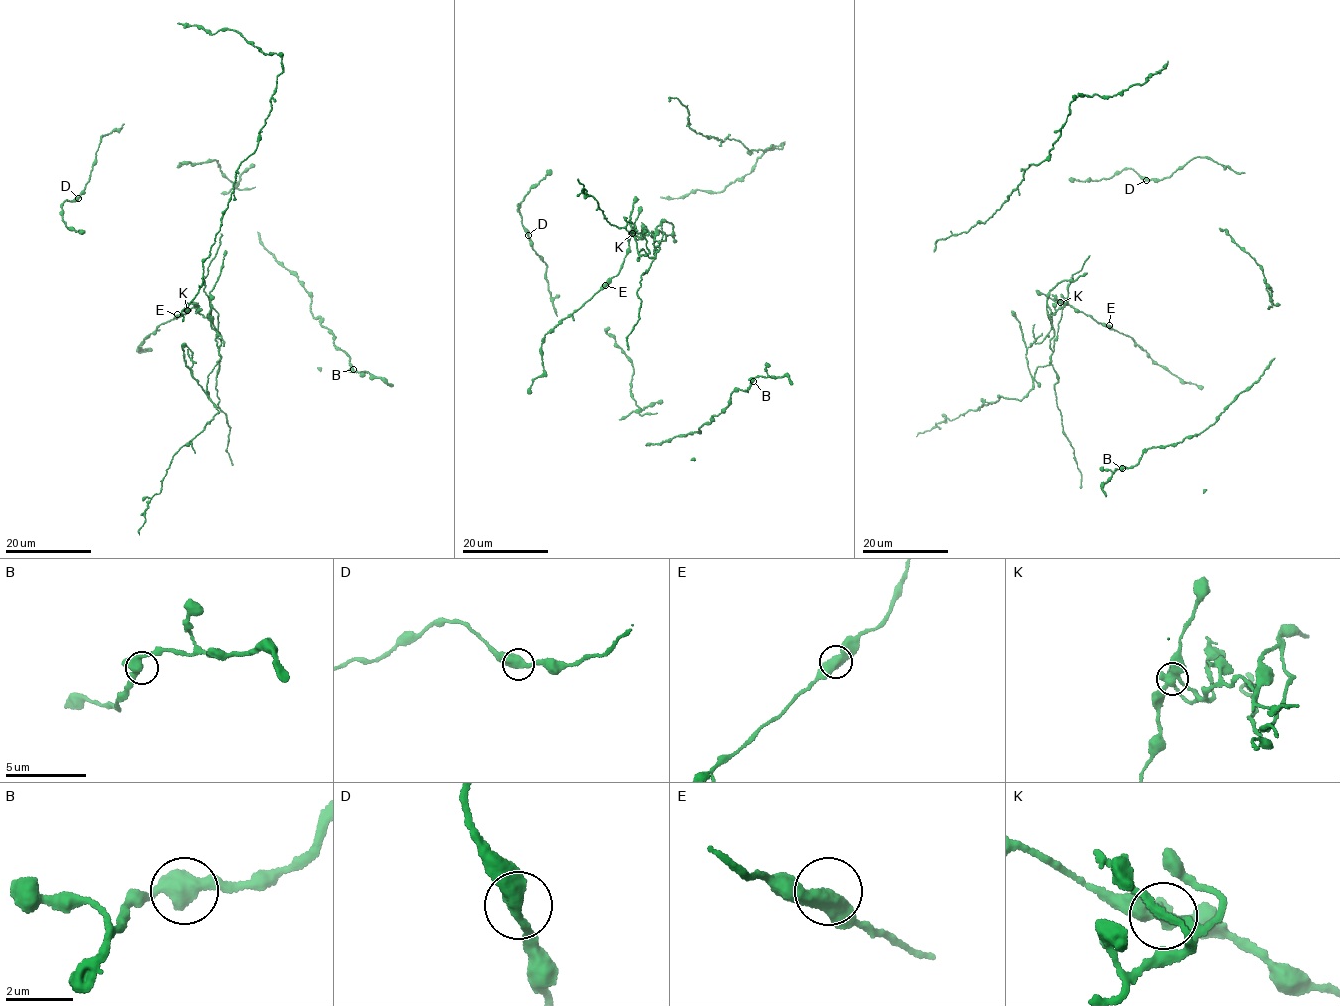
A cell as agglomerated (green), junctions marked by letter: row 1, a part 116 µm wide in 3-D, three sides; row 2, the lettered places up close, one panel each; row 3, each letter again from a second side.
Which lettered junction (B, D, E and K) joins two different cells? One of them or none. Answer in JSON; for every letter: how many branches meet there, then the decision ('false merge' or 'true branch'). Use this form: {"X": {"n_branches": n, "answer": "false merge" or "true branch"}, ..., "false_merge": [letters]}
{"B": {"n_branches": 3, "answer": "true branch"}, "D": {"n_branches": 2, "answer": "true branch"}, "E": {"n_branches": 2, "answer": "true branch"}, "K": {"n_branches": 3, "answer": "false merge"}, "false_merge": ["K"]}

